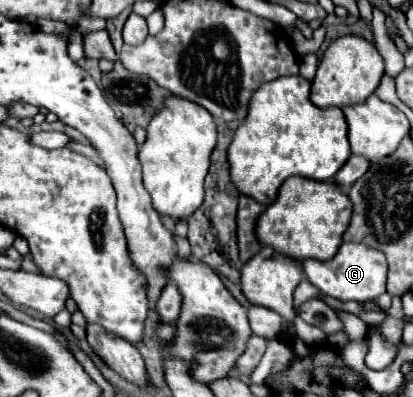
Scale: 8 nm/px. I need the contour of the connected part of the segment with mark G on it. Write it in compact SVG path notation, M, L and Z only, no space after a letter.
M343 243L337 251L337 255L329 261L317 261L317 259L307 259L303 261L303 271L307 279L319 287L325 295L339 299L339 301L371 301L385 293L385 281L387 281L387 263L385 255L381 251L365 247L361 243Z

